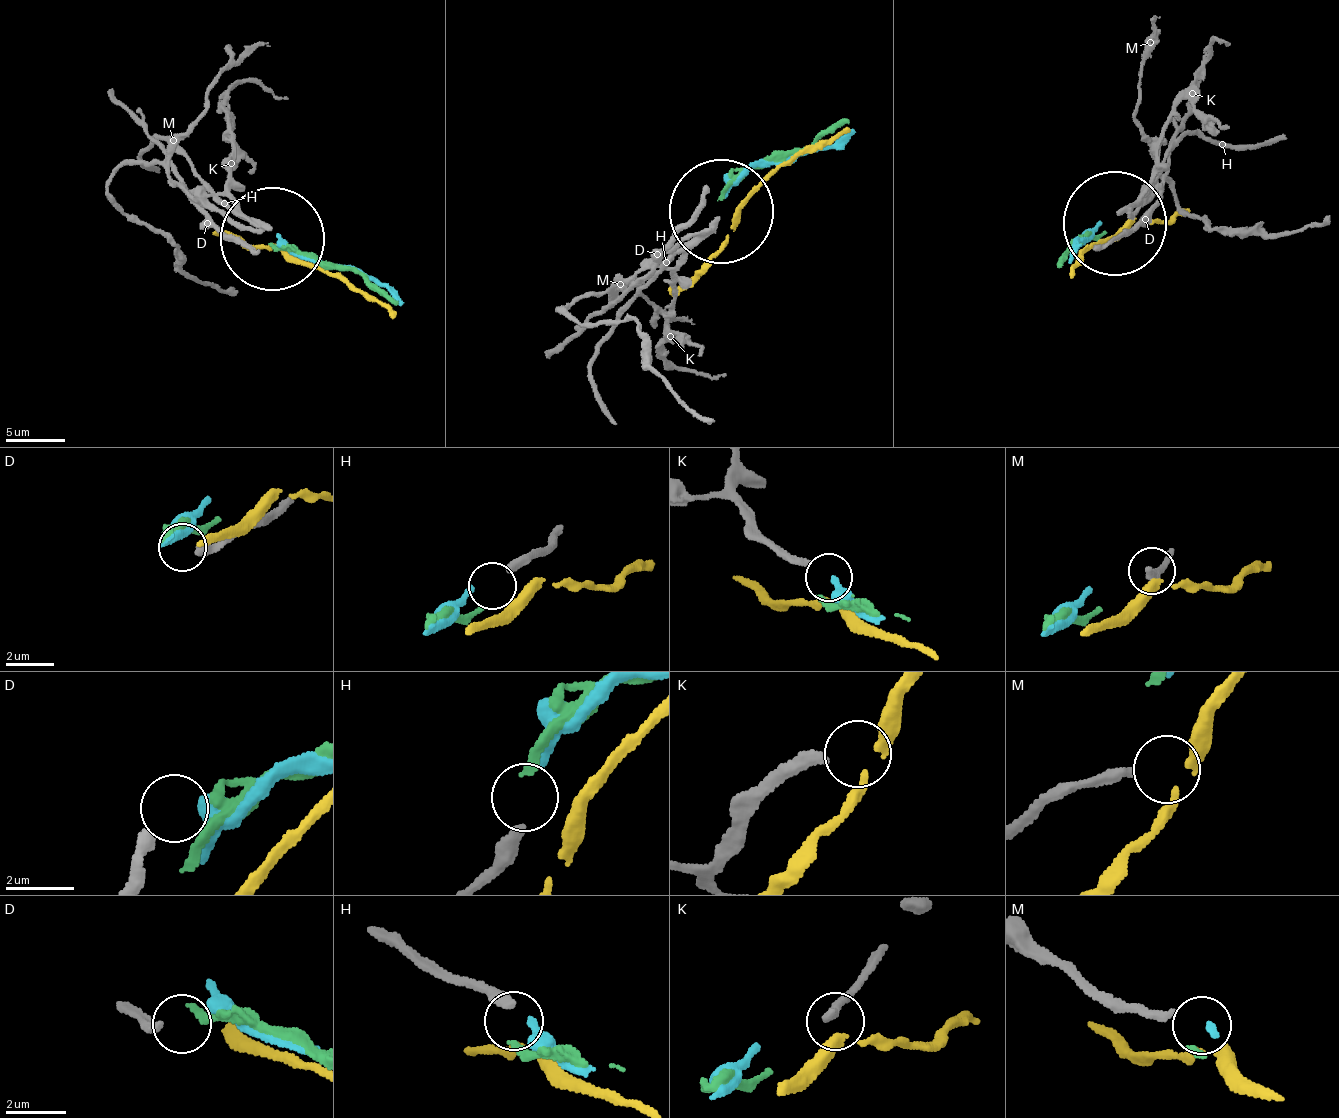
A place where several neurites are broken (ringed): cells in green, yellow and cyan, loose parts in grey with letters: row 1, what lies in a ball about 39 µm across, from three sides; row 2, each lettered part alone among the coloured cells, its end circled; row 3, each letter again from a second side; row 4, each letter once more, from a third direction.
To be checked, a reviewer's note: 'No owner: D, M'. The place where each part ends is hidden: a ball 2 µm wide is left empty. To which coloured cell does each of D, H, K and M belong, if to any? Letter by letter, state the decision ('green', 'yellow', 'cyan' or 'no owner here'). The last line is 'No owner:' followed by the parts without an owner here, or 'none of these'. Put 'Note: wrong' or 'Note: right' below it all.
D: no owner here
H: cyan
K: yellow
M: no owner here
No owner: D, M
Note: right

